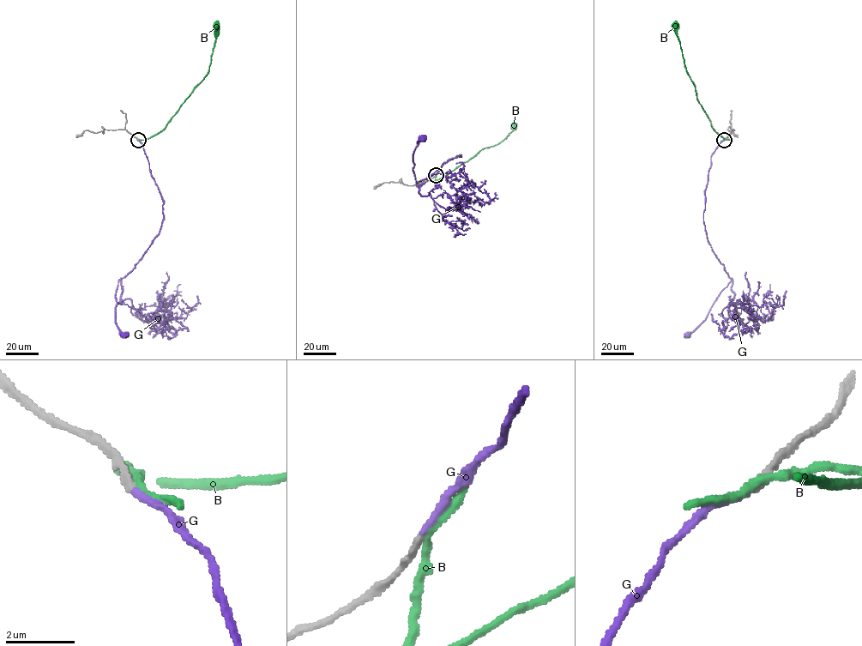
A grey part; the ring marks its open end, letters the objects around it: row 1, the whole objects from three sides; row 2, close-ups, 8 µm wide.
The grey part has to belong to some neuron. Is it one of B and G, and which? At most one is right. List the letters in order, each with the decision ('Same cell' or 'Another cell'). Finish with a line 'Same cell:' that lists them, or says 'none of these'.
B: Another cell
G: Same cell
Same cell: G

